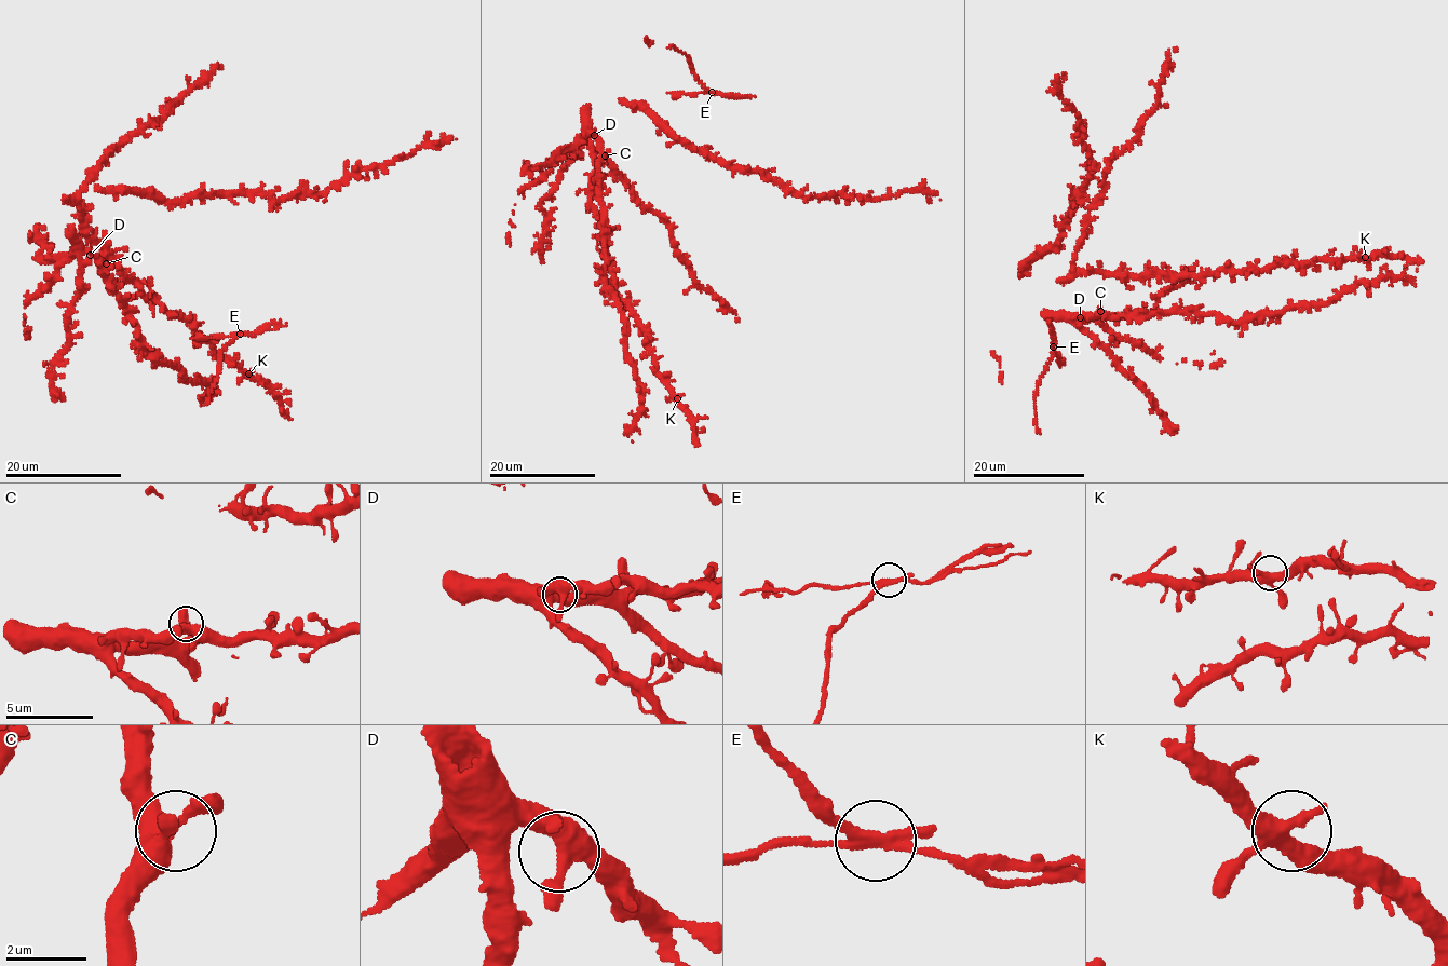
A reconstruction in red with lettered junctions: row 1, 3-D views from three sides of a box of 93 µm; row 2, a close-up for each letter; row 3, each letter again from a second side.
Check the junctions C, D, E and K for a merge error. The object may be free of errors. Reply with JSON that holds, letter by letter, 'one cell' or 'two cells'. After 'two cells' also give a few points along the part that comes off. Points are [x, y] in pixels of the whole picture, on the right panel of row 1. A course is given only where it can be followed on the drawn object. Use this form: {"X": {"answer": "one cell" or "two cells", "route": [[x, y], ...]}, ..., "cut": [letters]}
{"C": {"answer": "one cell"}, "D": {"answer": "one cell"}, "E": {"answer": "two cells", "route": [[1054, 345], [1059, 357], [1059, 368]]}, "K": {"answer": "one cell"}, "cut": ["E"]}

